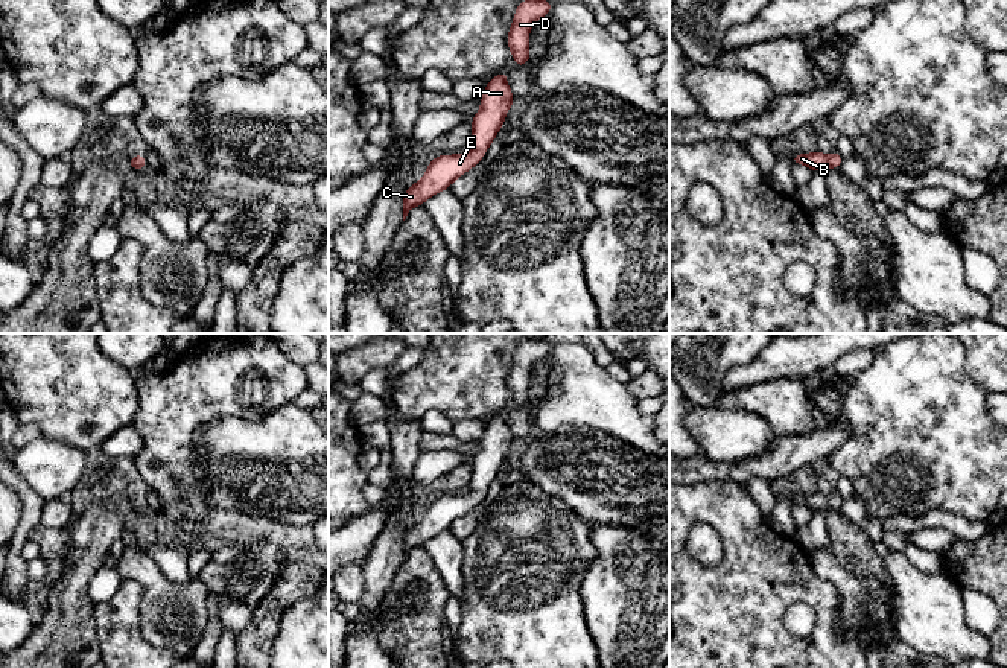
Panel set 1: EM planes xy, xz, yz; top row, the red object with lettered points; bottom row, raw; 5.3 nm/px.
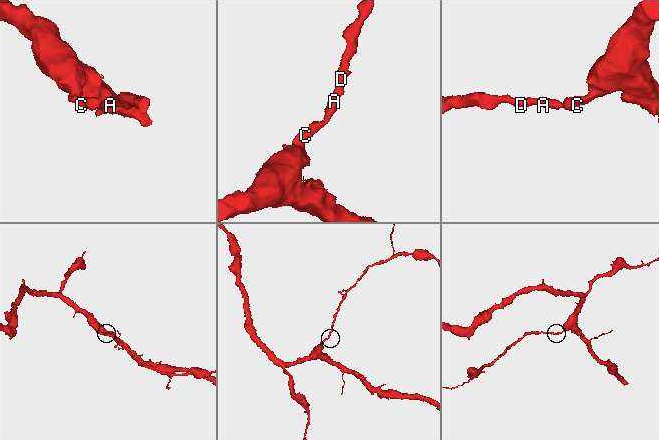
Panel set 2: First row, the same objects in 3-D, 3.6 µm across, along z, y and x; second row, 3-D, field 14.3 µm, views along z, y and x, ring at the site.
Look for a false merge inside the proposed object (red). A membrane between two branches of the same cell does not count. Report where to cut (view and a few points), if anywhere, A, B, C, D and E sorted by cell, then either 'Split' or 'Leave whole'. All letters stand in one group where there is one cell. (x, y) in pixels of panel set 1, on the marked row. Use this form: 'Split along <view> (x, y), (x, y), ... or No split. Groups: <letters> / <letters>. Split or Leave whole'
No split. Groups: A B C D E. Leave whole

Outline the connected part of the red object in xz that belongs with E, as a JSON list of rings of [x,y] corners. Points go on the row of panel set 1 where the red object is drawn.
[[[504,70],[485,84],[479,99],[481,110],[472,116],[470,151],[459,155],[434,155],[432,163],[426,166],[423,178],[406,187],[403,195],[403,221],[414,207],[424,205],[429,198],[447,190],[453,181],[481,163],[488,146],[507,122],[505,113],[516,105],[507,78],[508,72]]]

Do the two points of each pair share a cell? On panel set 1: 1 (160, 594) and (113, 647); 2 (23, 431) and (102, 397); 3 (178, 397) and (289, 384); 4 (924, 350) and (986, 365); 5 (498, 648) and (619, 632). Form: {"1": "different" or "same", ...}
{"1": "different", "2": "different", "3": "same", "4": "different", "5": "different"}

